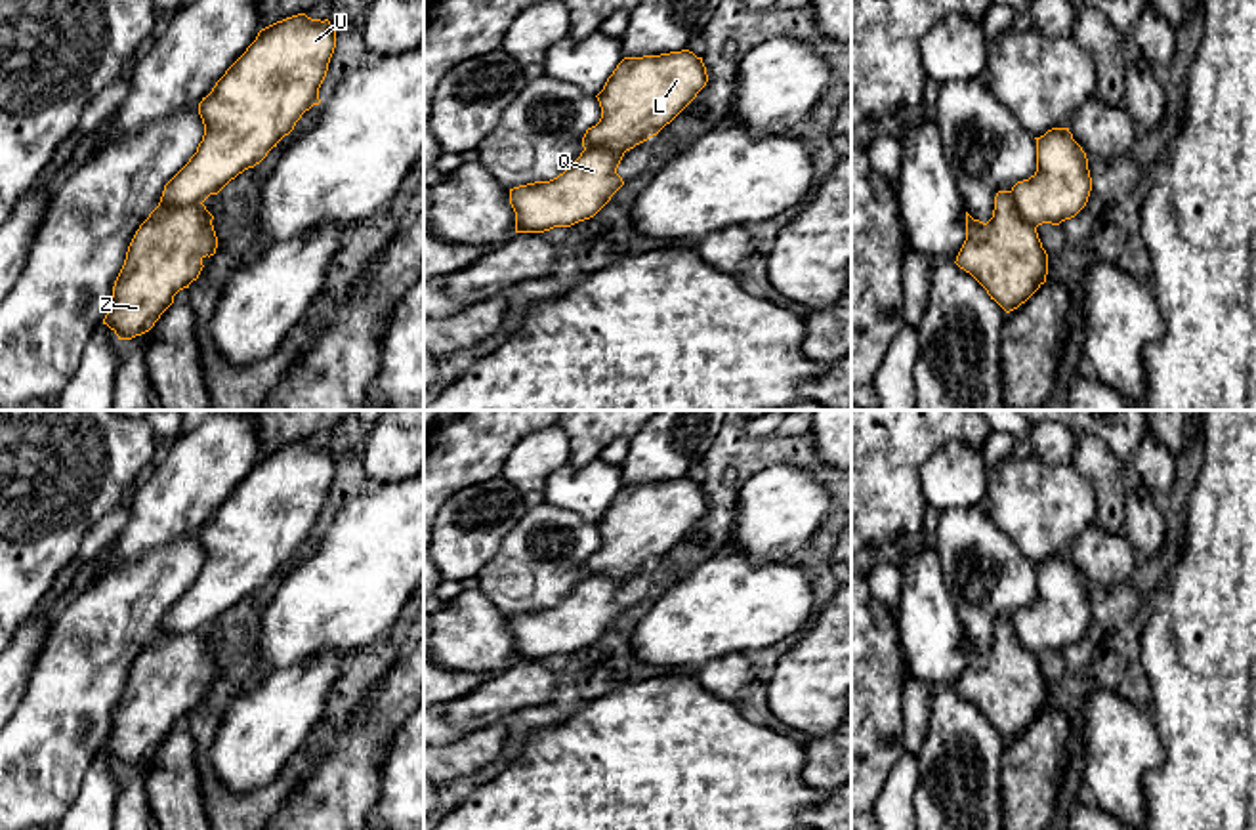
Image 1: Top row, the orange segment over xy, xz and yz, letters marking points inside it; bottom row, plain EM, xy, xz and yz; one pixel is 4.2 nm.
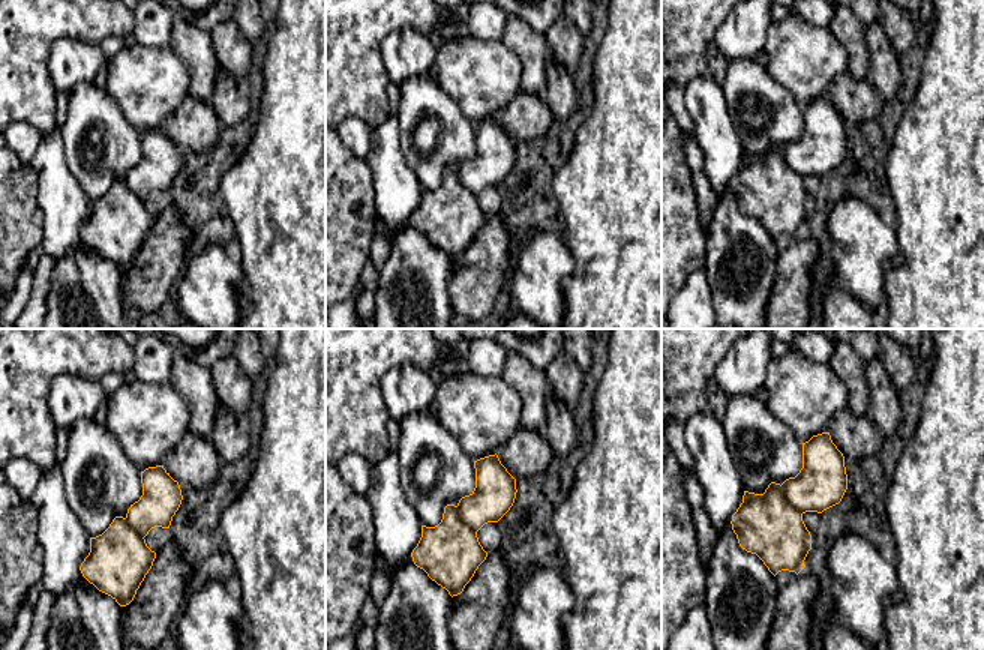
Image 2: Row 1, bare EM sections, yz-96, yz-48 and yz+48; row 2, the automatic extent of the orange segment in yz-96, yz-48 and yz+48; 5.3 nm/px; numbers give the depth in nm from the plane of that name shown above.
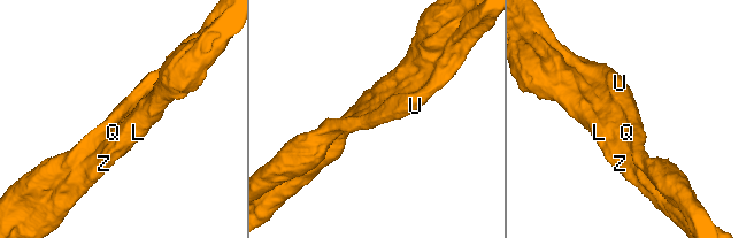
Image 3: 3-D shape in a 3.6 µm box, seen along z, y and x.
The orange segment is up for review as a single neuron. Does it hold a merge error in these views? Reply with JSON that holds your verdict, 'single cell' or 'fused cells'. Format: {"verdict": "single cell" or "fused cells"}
{"verdict": "single cell"}

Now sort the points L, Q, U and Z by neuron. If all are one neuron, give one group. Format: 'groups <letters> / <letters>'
groups L Q U Z

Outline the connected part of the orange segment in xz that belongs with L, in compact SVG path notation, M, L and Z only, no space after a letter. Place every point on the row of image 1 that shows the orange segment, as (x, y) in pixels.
M689 50L624 57L596 95L601 107L601 118L586 130L580 156L550 181L534 181L510 189L510 204L515 212L515 233L544 233L594 218L624 185L617 174L624 153L670 124L697 97L706 82L708 74L702 57L697 57Z

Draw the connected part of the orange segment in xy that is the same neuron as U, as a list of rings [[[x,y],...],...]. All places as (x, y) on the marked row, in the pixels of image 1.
[[[298,13],[262,29],[246,52],[225,71],[212,92],[199,103],[204,124],[202,141],[189,162],[164,185],[158,206],[136,231],[124,265],[115,280],[109,311],[103,319],[118,340],[132,340],[149,332],[160,315],[174,303],[174,296],[189,288],[202,271],[202,259],[216,254],[218,237],[212,225],[214,216],[202,204],[218,195],[231,179],[260,164],[277,143],[288,135],[296,122],[313,105],[319,105],[319,88],[326,76],[336,48],[336,29],[328,19],[311,19]]]

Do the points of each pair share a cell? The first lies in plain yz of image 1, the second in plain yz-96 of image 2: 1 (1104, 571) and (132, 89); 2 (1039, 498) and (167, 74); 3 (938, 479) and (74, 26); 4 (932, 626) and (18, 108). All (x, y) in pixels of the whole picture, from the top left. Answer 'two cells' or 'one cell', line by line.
1: two cells
2: one cell
3: two cells
4: two cells

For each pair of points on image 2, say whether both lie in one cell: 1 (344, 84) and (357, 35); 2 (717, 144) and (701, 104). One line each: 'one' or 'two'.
1: one
2: one

